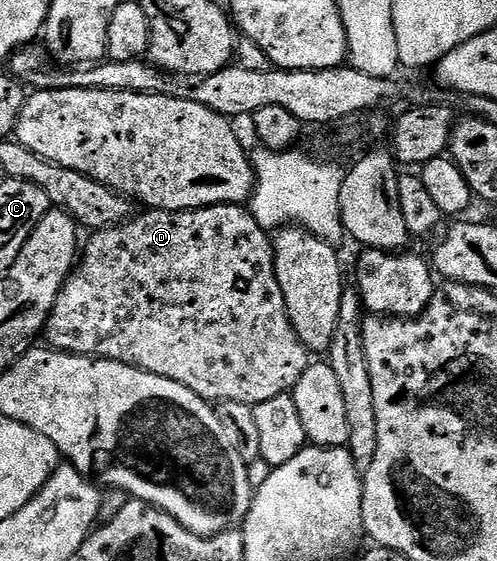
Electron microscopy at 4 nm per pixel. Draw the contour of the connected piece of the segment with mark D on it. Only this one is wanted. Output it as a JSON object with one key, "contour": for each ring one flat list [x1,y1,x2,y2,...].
{"contour":[[223,203,217,207,203,207,197,211,153,211,151,209,143,212,145,215,139,213,133,214,131,217,124,220,124,222,108,227,104,231,93,231,87,236,86,242,82,247,82,258,77,262,76,266,72,268,72,273,68,280,64,282,64,287,58,293,58,297,54,301,54,309,50,313,50,317,46,321,44,330,42,332,47,346,51,347,53,351,68,351,71,355,91,355,94,359,109,359,110,361,118,361,125,363,131,367,142,369,146,373,154,373,158,377,170,377,170,381,178,381,178,385,186,385,186,389,190,389,194,393,198,393,198,397,207,399,209,403,215,405,217,403,225,403,226,401,238,401,242,405,254,408,262,401,270,401,270,397,278,397,279,395,289,394,298,385,298,377,302,377,302,373,306,373,310,362,310,352,306,345,302,345,302,341,298,337,298,333,294,333,294,325,290,325,290,317,286,313,286,301,282,297,282,289,278,285,278,277,274,269,274,253,272,252,272,239,269,232,262,229,262,225,258,225,258,221,252,216,251,210,247,206,237,205,235,203]]}

